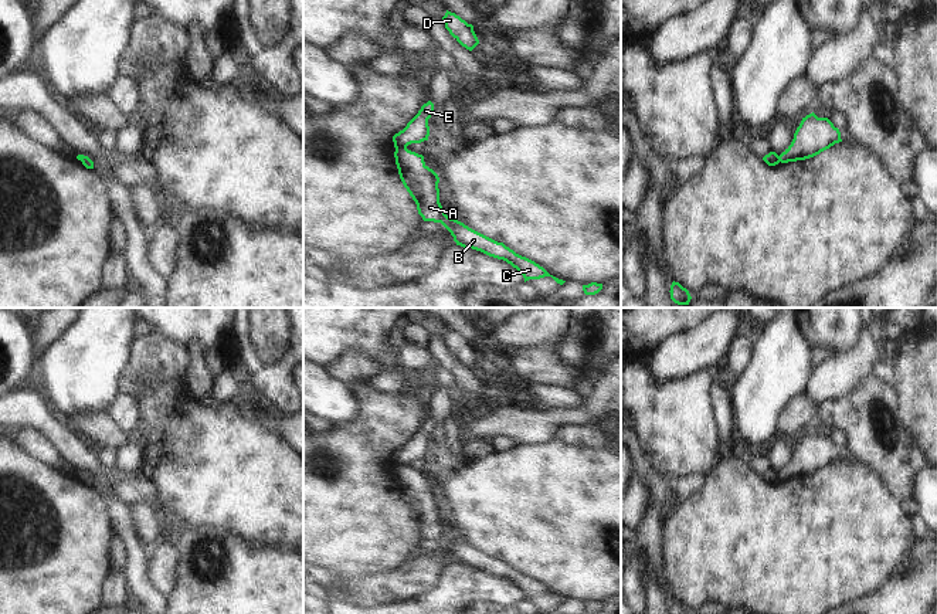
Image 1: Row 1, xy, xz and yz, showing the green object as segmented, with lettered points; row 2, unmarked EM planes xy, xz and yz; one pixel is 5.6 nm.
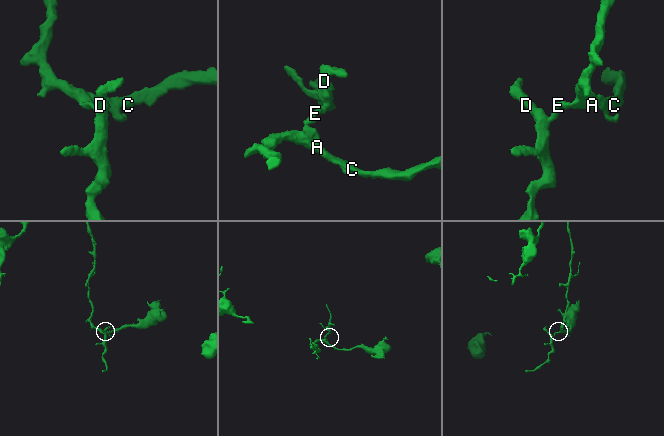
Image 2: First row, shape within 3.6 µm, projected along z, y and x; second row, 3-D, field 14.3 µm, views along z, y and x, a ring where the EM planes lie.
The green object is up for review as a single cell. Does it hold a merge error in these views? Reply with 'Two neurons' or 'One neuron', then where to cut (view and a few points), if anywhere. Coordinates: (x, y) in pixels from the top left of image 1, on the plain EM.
Two neurons. Split along xz (406, 464), (396, 467)

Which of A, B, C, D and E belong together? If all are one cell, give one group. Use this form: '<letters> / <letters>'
A B C / D E

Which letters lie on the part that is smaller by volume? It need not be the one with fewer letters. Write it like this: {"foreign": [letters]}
{"foreign": ["D", "E"]}

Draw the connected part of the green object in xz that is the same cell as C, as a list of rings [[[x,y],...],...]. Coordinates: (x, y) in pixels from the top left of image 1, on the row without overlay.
[[[403,465],[403,467],[395,467],[395,469],[394,469],[394,475],[395,475],[395,482],[397,482],[397,486],[398,486],[398,492],[400,492],[400,496],[401,496],[401,499],[403,499],[403,502],[404,502],[404,505],[407,506],[407,509],[410,510],[410,513],[413,515],[413,518],[415,519],[415,522],[417,522],[417,528],[418,528],[418,532],[422,535],[422,537],[424,539],[434,539],[434,540],[441,540],[449,550],[451,550],[451,553],[454,554],[454,559],[456,560],[456,563],[461,563],[461,564],[464,564],[464,566],[472,566],[472,567],[476,567],[476,569],[481,569],[481,570],[483,570],[483,571],[486,571],[486,573],[489,573],[489,574],[493,574],[493,576],[498,576],[498,577],[503,577],[503,579],[506,579],[507,581],[510,581],[513,586],[516,586],[522,593],[523,593],[523,596],[524,596],[524,600],[526,598],[529,598],[529,597],[540,597],[540,596],[544,596],[544,594],[551,594],[557,601],[560,601],[560,603],[563,603],[566,598],[563,598],[563,597],[559,597],[559,596],[556,596],[556,594],[553,594],[553,593],[550,593],[543,584],[540,584],[539,581],[536,581],[534,579],[532,579],[532,577],[529,577],[529,576],[526,576],[526,574],[522,574],[522,573],[519,573],[519,571],[516,571],[513,567],[510,567],[509,564],[506,564],[503,560],[498,560],[498,559],[495,559],[495,557],[492,557],[492,556],[489,556],[489,554],[486,554],[486,553],[483,553],[483,552],[481,552],[481,550],[478,550],[478,549],[475,549],[475,547],[472,547],[472,546],[469,546],[468,543],[465,543],[464,540],[461,540],[461,539],[458,539],[458,537],[455,537],[455,536],[451,536],[451,535],[448,535],[447,532],[445,532],[445,529],[444,529],[444,526],[442,526],[442,523],[441,523],[441,520],[439,520],[439,506],[438,506],[438,501],[439,501],[439,495],[438,495],[438,492],[432,488],[432,486],[430,486],[427,482],[425,482],[425,479],[424,479],[424,474],[422,472],[418,472],[418,471],[415,471],[415,469],[411,469],[411,468],[408,468],[407,465]]]

